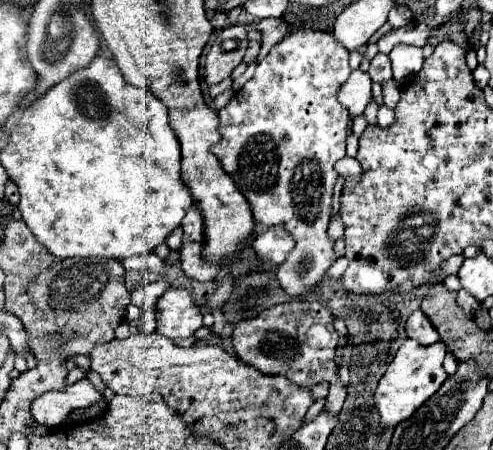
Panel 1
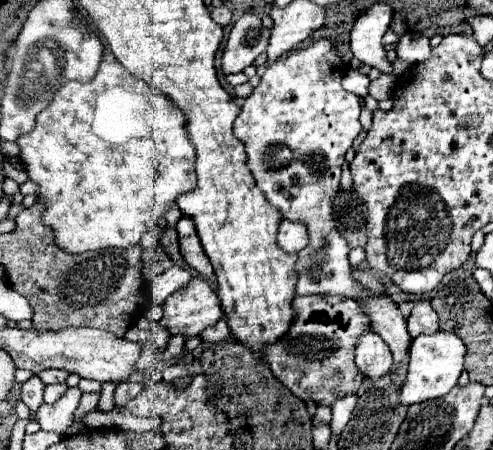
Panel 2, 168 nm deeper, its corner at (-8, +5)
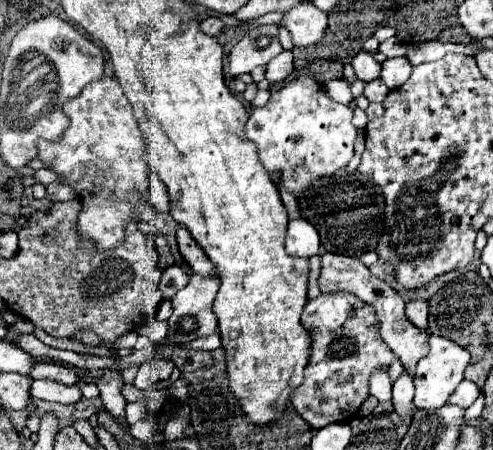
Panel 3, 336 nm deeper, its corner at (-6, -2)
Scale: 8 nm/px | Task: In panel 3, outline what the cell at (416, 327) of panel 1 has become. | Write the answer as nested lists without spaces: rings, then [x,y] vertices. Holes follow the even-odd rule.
[[[408,301],[406,317],[422,331],[428,331],[428,303],[426,301]]]

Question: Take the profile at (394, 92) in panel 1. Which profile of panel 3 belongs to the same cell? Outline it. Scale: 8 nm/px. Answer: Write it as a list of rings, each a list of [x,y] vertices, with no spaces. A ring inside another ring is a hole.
[[[360,51],[360,55],[354,55],[352,67],[354,67],[356,77],[366,83],[380,77],[380,63],[374,59],[370,51]]]

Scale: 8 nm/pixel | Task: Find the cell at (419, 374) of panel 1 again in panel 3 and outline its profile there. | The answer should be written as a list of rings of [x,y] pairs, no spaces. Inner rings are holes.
[[[430,335],[428,343],[428,355],[418,361],[416,373],[414,373],[414,385],[416,385],[416,395],[414,395],[414,407],[420,409],[438,409],[442,407],[448,397],[454,393],[454,389],[460,385],[464,379],[464,369],[470,361],[470,353],[456,345],[454,341],[438,335]]]

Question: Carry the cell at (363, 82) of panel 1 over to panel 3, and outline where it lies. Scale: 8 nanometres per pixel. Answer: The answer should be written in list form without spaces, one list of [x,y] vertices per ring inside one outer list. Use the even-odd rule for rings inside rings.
[[[332,79],[332,81],[324,83],[324,89],[338,103],[346,103],[348,105],[348,103],[354,101],[352,91],[350,91],[350,83],[346,79]]]

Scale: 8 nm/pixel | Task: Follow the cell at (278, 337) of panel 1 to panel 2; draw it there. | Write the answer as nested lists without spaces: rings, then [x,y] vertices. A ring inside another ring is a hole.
[[[308,294],[292,302],[296,320],[290,332],[266,348],[266,362],[272,374],[300,400],[330,406],[338,398],[356,394],[362,386],[362,374],[354,364],[354,348],[364,332],[370,332],[370,318],[358,310],[354,300],[336,296]]]

